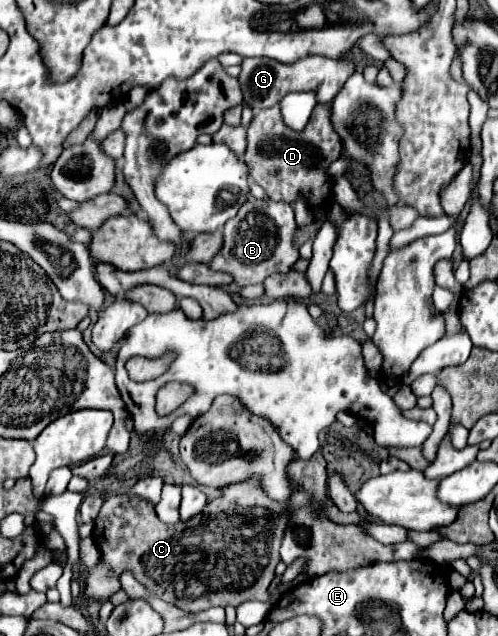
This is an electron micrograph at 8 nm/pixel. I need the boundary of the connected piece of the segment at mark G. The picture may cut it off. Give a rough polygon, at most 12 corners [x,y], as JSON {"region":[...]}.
{"region":[[307,55],[253,57],[239,83],[245,105],[267,109],[289,91],[329,105],[355,61]]}

